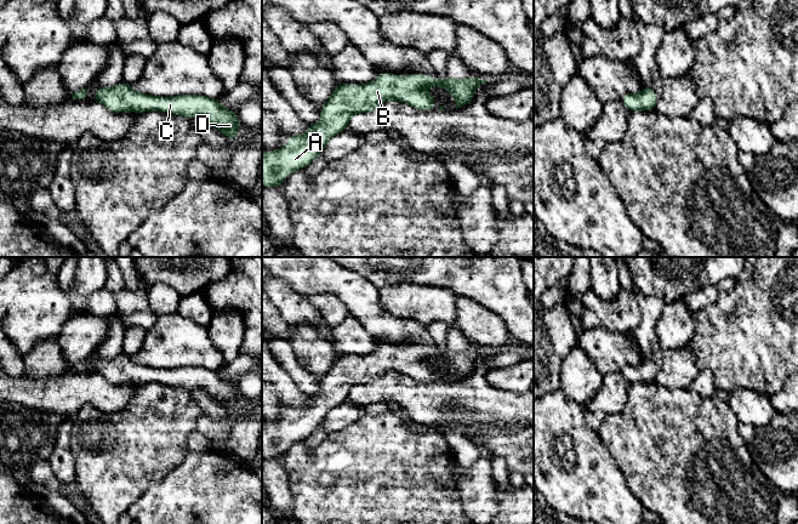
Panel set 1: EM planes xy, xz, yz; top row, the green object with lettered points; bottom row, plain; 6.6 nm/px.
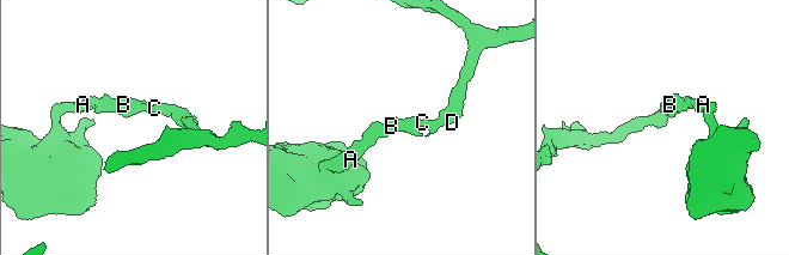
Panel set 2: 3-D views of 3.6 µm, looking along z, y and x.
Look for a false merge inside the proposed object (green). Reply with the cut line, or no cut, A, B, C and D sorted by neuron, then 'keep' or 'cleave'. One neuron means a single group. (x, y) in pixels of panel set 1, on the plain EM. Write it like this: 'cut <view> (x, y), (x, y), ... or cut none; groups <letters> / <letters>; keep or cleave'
cut none; groups A B C D; keep

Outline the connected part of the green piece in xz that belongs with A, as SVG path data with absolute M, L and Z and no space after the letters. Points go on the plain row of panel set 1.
M389 343L380 346L365 357L340 355L320 381L321 392L308 398L302 408L289 408L285 420L262 426L262 458L278 458L286 445L304 440L324 421L325 416L337 405L348 399L355 385L367 385L393 370L417 381L434 381L434 366L423 360L443 358L457 376L456 381L473 371L475 360L488 352L468 349L457 352L444 349L441 353L428 347L410 346L405 349Z

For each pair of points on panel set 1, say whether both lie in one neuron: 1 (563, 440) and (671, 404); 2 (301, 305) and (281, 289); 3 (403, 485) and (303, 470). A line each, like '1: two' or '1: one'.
1: two
2: one
3: one

